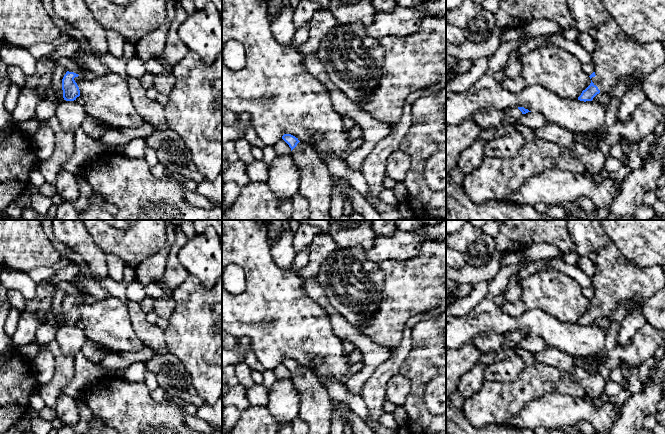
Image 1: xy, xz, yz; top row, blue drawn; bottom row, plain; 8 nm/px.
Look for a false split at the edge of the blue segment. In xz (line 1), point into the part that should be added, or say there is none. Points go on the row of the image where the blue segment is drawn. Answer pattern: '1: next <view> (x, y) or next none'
1: next xz (316, 183)

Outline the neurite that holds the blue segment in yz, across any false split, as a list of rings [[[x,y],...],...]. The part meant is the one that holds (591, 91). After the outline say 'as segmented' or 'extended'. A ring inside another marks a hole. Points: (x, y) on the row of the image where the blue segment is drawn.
[[[612,18],[596,30],[595,50],[592,52],[592,62],[595,68],[589,76],[590,85],[578,97],[580,101],[592,101],[599,93],[607,94],[610,97],[613,88],[626,77],[632,77],[637,81],[637,86],[642,87],[645,78],[665,63],[665,49],[661,42],[645,44],[634,42],[623,33]]] | extended

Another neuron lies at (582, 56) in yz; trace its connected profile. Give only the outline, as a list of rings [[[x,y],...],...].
[[[559,33],[547,35],[547,42],[542,46],[559,46],[575,56],[582,66],[592,62],[592,53],[584,49],[576,40],[568,40]]]

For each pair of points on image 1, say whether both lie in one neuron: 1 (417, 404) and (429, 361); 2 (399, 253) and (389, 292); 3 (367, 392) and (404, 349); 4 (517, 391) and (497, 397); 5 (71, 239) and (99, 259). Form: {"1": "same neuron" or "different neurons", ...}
{"1": "same neuron", "2": "different neurons", "3": "same neuron", "4": "same neuron", "5": "same neuron"}

